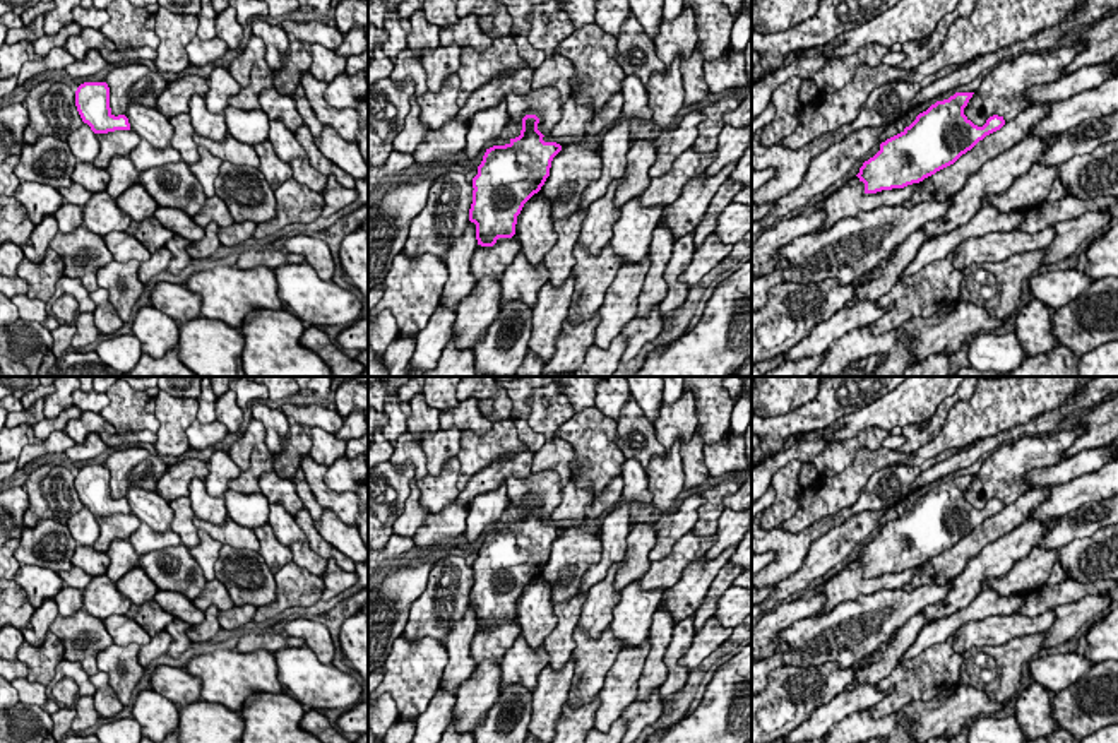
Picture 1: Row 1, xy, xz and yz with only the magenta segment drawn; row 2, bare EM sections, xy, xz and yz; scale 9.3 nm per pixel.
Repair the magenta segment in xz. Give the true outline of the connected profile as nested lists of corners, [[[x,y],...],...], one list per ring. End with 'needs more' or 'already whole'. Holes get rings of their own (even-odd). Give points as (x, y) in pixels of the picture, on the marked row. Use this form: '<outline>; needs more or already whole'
[[[526,115],[520,135],[505,146],[486,149],[478,166],[469,221],[476,224],[481,247],[493,247],[498,238],[515,235],[517,216],[541,190],[553,158],[562,151],[560,144],[543,140],[538,123],[536,115]]]; already whole

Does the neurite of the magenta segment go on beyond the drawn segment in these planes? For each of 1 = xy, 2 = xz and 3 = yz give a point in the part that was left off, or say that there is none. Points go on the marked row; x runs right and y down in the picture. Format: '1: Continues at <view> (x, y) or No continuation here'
1: No continuation here
2: No continuation here
3: No continuation here

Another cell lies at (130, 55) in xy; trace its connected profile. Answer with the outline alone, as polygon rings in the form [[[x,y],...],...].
[[[149,46],[127,48],[127,50],[101,48],[99,53],[104,58],[104,62],[113,65],[113,67],[128,65],[128,63],[139,63],[142,60],[154,60],[156,58],[156,50],[152,50]]]

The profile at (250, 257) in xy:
[[[243,247],[240,250],[240,257],[236,267],[240,269],[253,269],[253,267],[269,267],[276,270],[281,265],[286,265],[286,252],[284,250],[265,250],[262,247]]]

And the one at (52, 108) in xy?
[[[46,77],[36,84],[24,104],[29,111],[29,123],[22,134],[26,144],[36,144],[45,135],[67,142],[84,123],[75,106],[75,92],[63,77]]]

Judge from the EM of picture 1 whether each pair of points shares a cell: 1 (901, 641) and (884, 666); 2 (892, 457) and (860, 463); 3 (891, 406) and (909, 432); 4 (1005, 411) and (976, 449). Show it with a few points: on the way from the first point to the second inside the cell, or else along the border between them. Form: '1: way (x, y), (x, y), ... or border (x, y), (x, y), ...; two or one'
1: way (899, 647), (891, 659); one
2: way (884, 457), (868, 461); one
3: border (939, 403), (939, 408), (928, 418), (901, 427); two
4: border (1022, 423), (1010, 425), (973, 444); two

